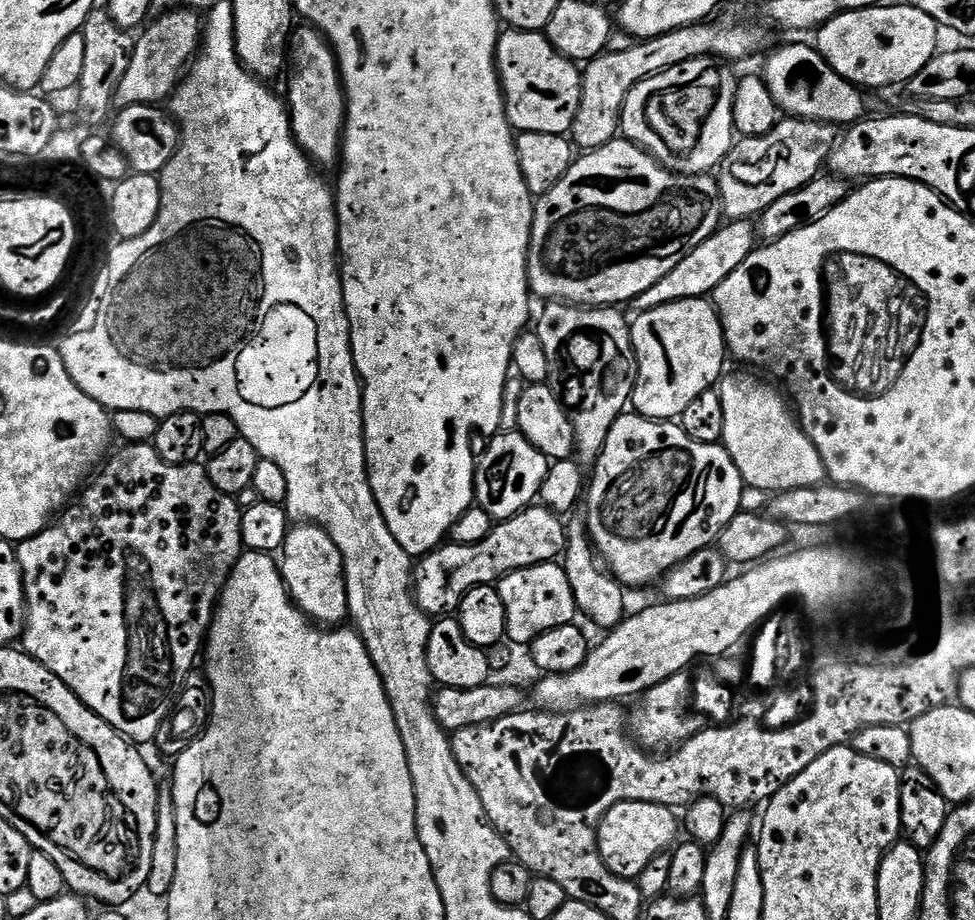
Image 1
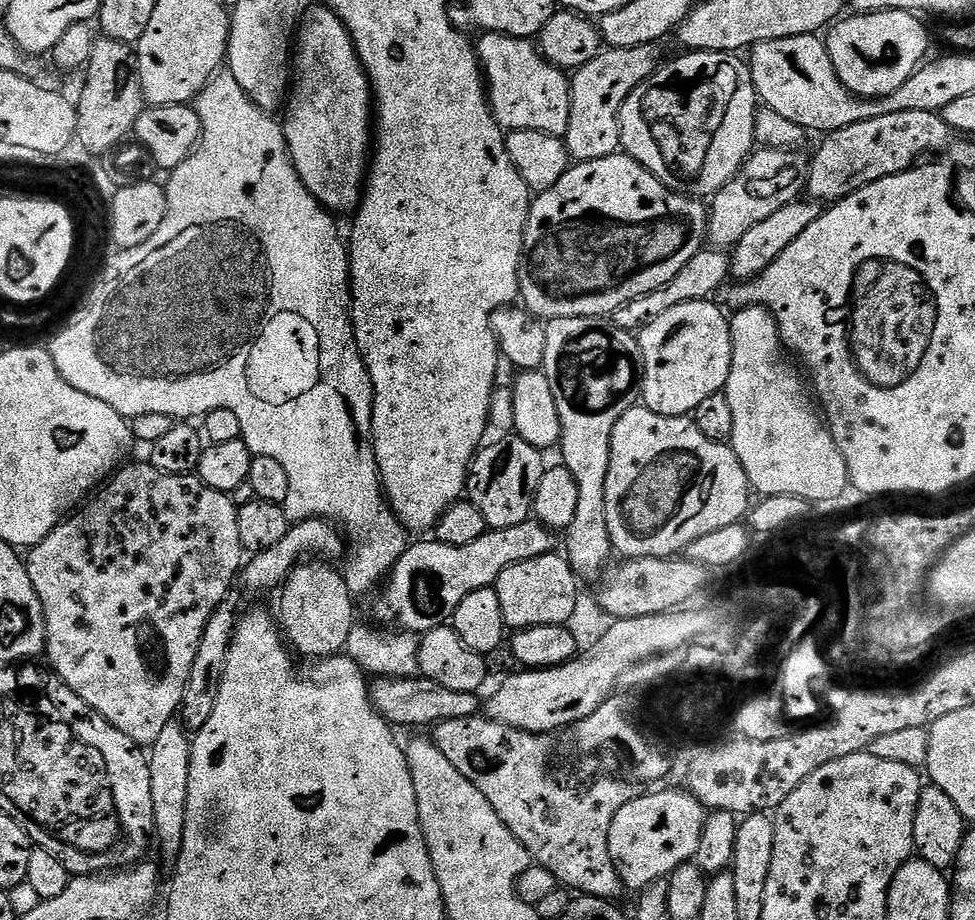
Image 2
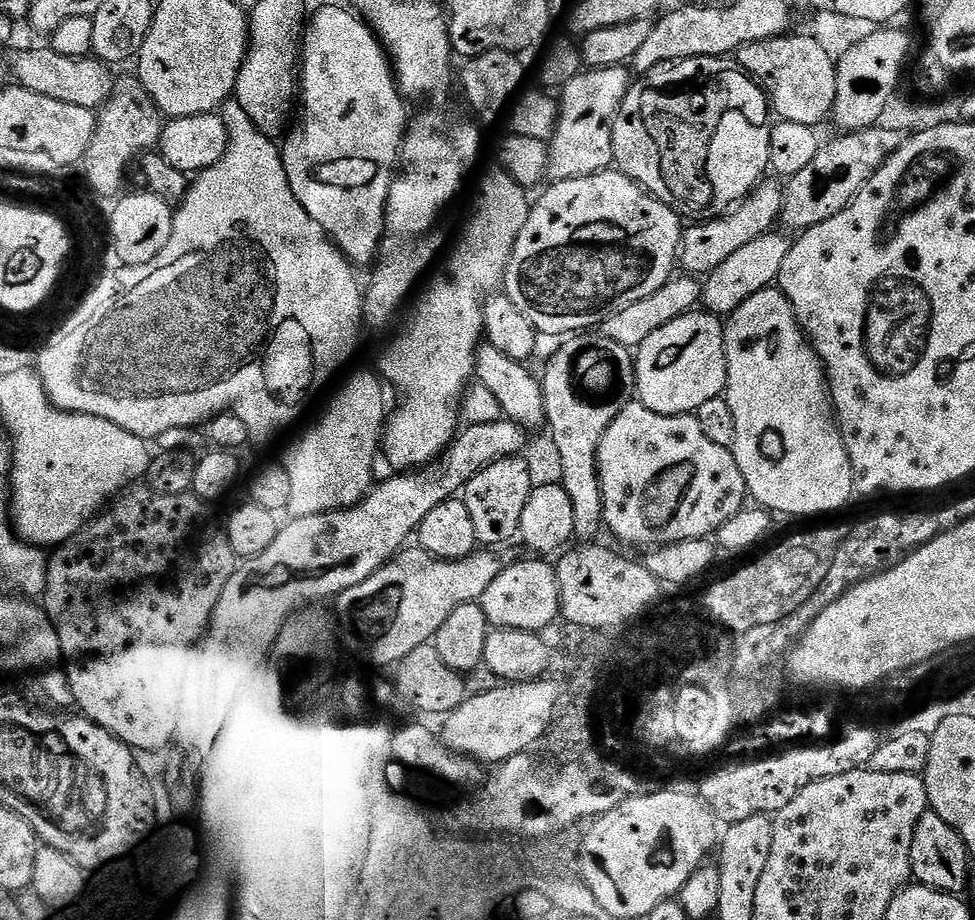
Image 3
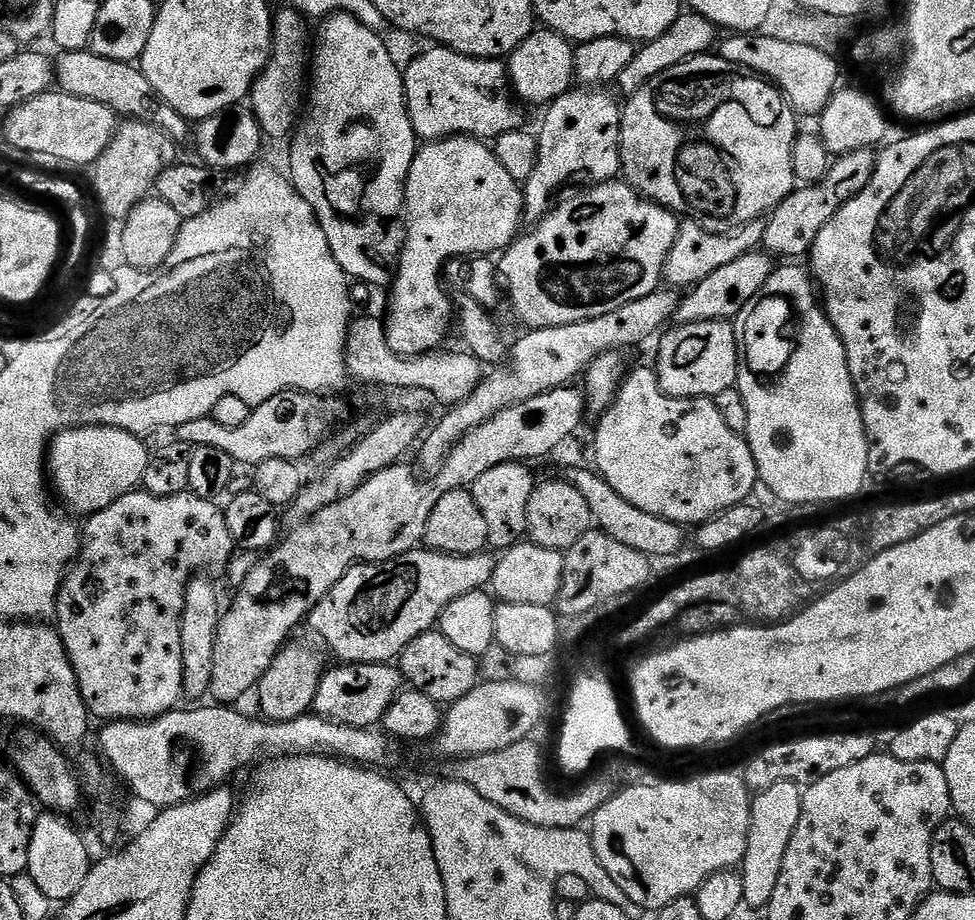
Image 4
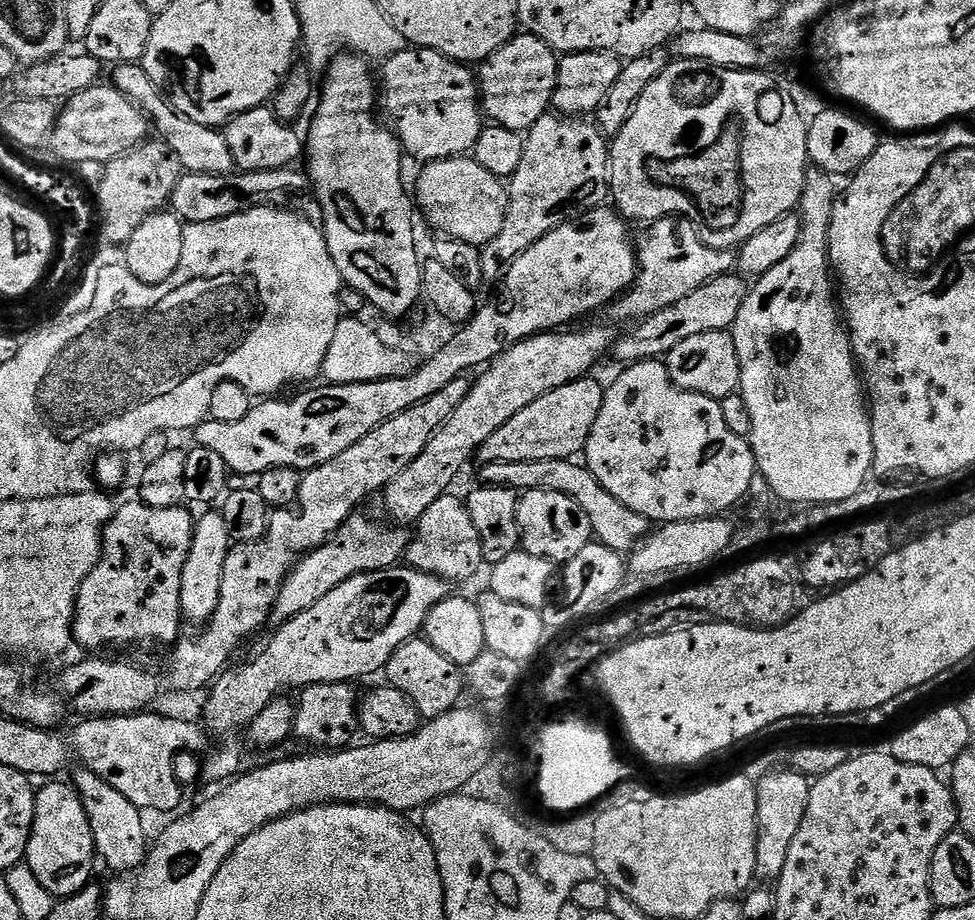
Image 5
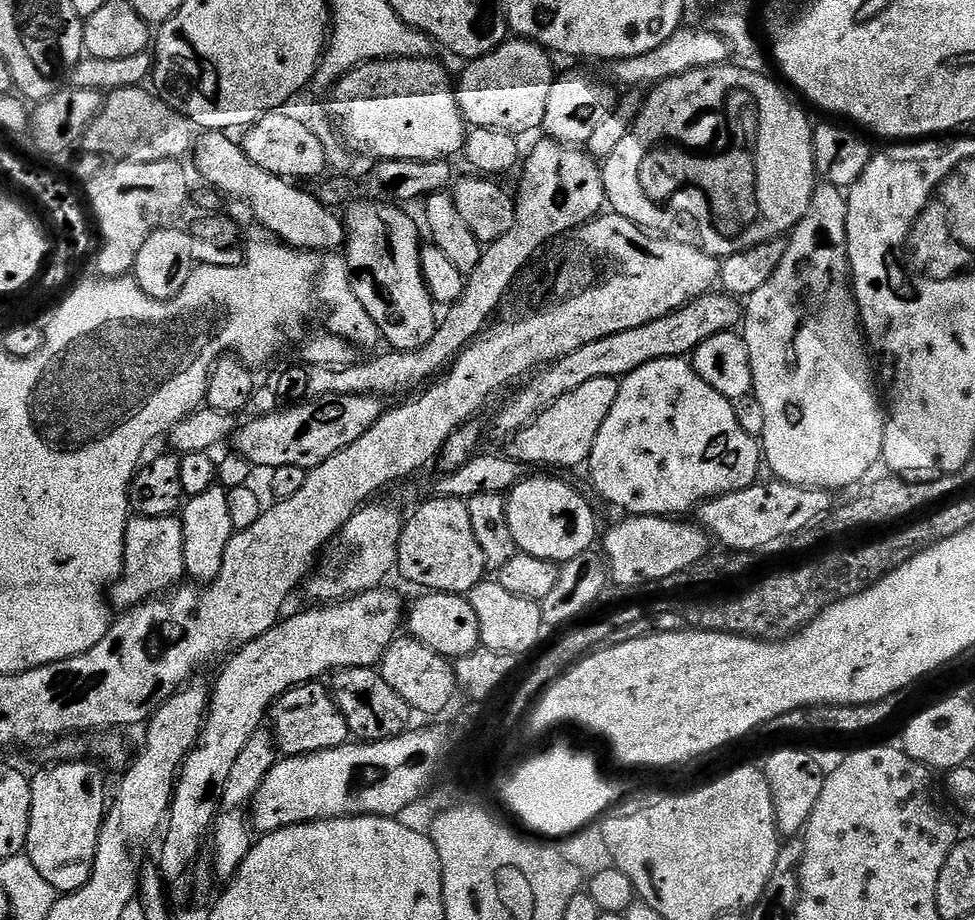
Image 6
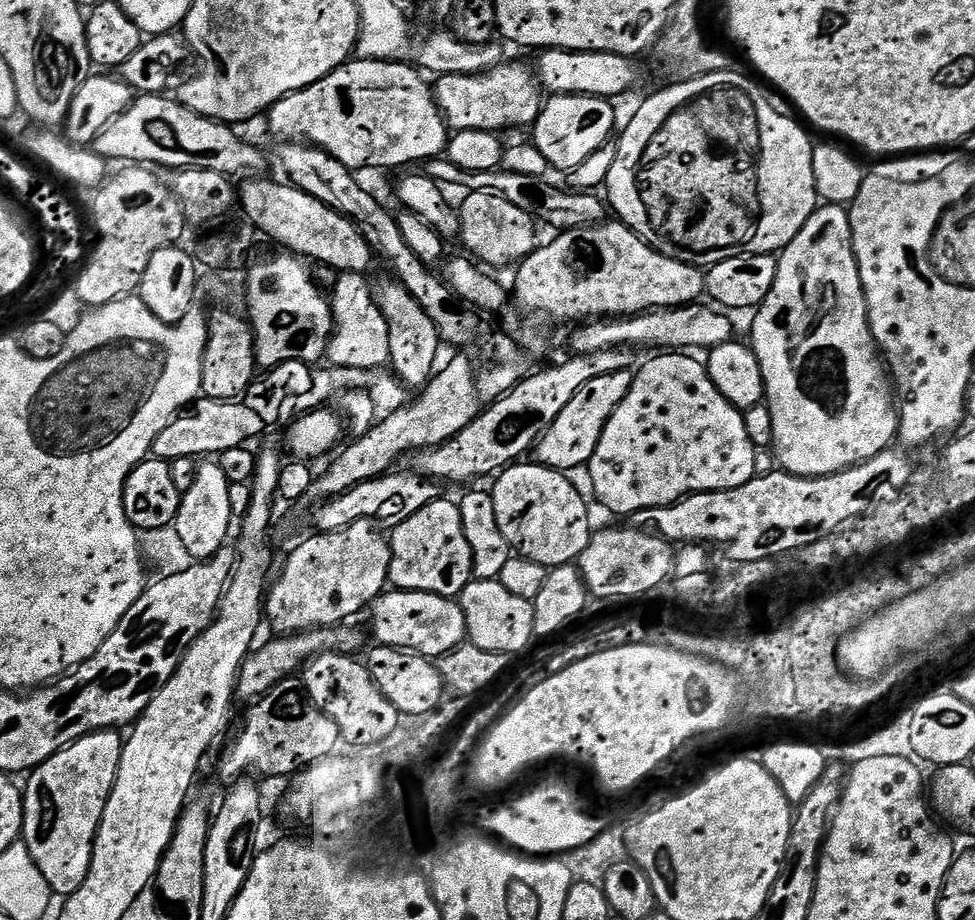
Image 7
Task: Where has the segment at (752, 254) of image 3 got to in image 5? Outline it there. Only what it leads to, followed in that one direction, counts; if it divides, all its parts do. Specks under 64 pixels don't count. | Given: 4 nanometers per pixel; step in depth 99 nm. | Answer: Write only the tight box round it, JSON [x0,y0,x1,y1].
[614,274,750,365]

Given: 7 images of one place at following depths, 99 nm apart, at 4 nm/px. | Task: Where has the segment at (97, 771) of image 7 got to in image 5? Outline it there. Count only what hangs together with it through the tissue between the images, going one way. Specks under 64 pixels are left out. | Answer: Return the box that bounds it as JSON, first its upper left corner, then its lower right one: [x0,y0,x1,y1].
[26,782,98,898]

